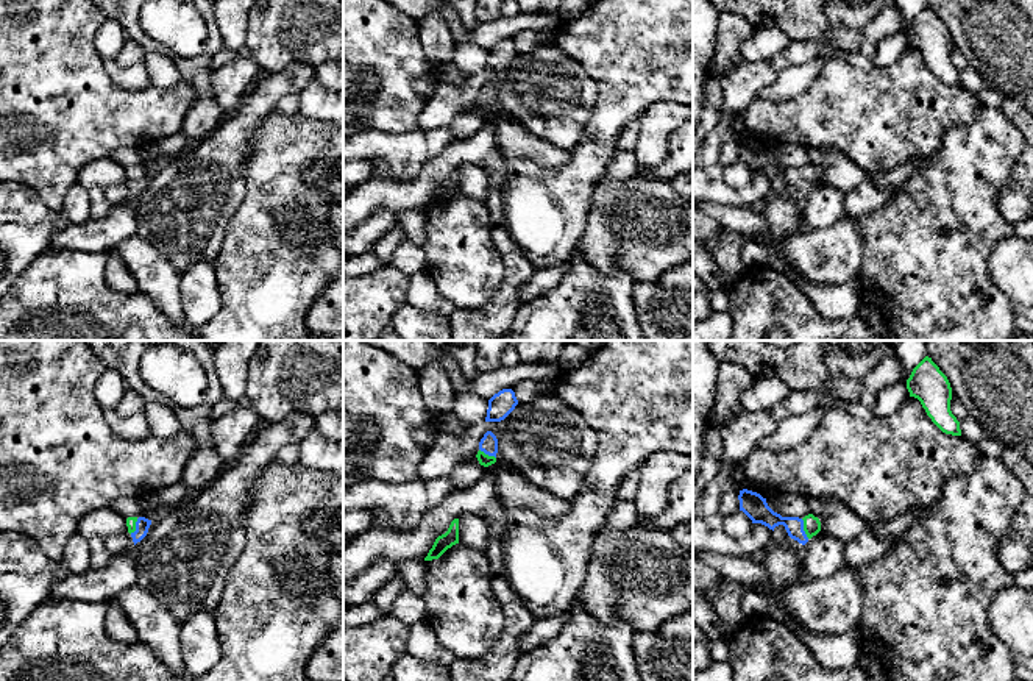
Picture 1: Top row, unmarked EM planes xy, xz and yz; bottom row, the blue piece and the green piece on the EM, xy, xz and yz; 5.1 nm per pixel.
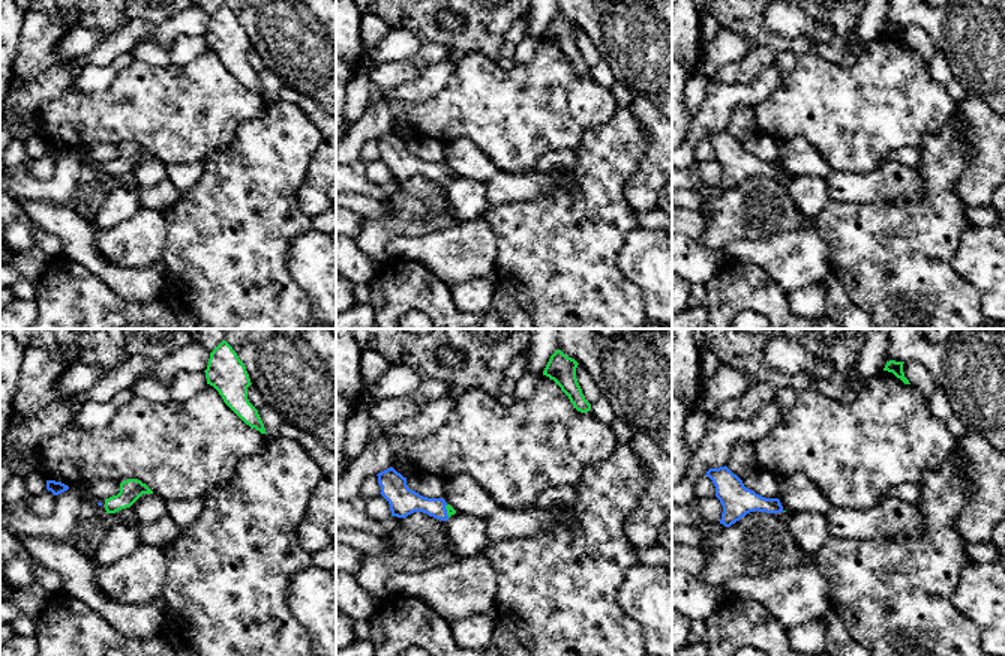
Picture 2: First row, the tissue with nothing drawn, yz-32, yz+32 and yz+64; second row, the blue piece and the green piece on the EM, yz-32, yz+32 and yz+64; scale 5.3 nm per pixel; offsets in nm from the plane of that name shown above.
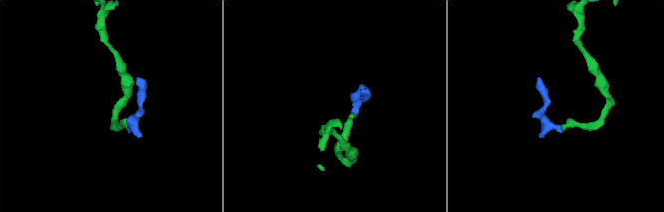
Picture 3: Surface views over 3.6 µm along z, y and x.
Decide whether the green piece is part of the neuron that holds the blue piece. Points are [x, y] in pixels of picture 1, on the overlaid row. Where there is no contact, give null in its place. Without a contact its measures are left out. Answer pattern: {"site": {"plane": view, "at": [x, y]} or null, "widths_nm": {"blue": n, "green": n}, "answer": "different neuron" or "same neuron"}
{"site": {"plane": "yz", "at": [802, 528]}, "widths_nm": {"blue": 120, "green": 90}, "answer": "same neuron"}

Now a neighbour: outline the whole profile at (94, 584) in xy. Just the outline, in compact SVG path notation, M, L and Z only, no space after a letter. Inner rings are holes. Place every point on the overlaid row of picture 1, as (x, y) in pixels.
M134 547L122 554L112 554L103 569L87 569L70 573L56 581L47 601L73 600L87 603L108 603L123 589L136 583Z

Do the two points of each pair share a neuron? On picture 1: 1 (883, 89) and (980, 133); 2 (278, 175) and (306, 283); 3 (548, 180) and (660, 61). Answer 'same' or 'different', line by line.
1: different
2: same
3: same

